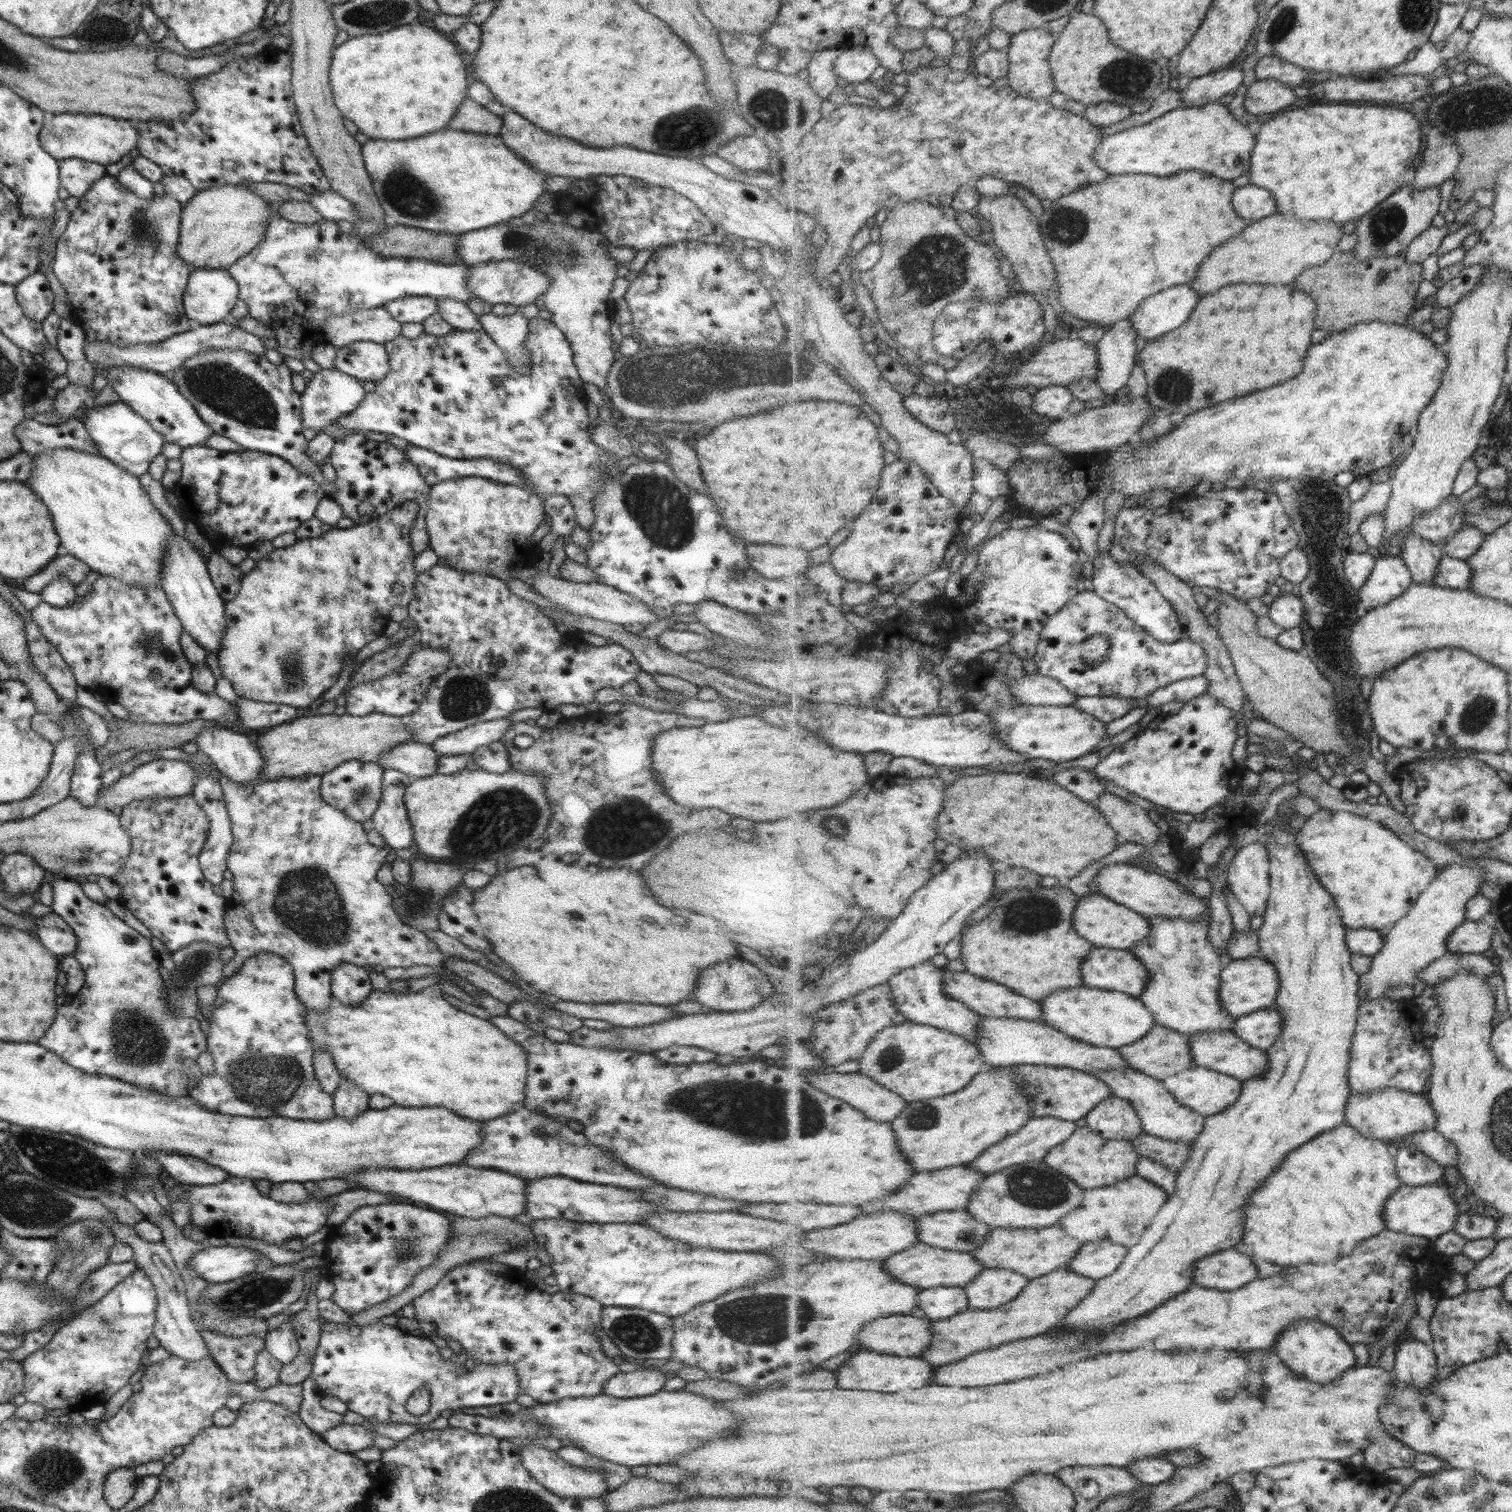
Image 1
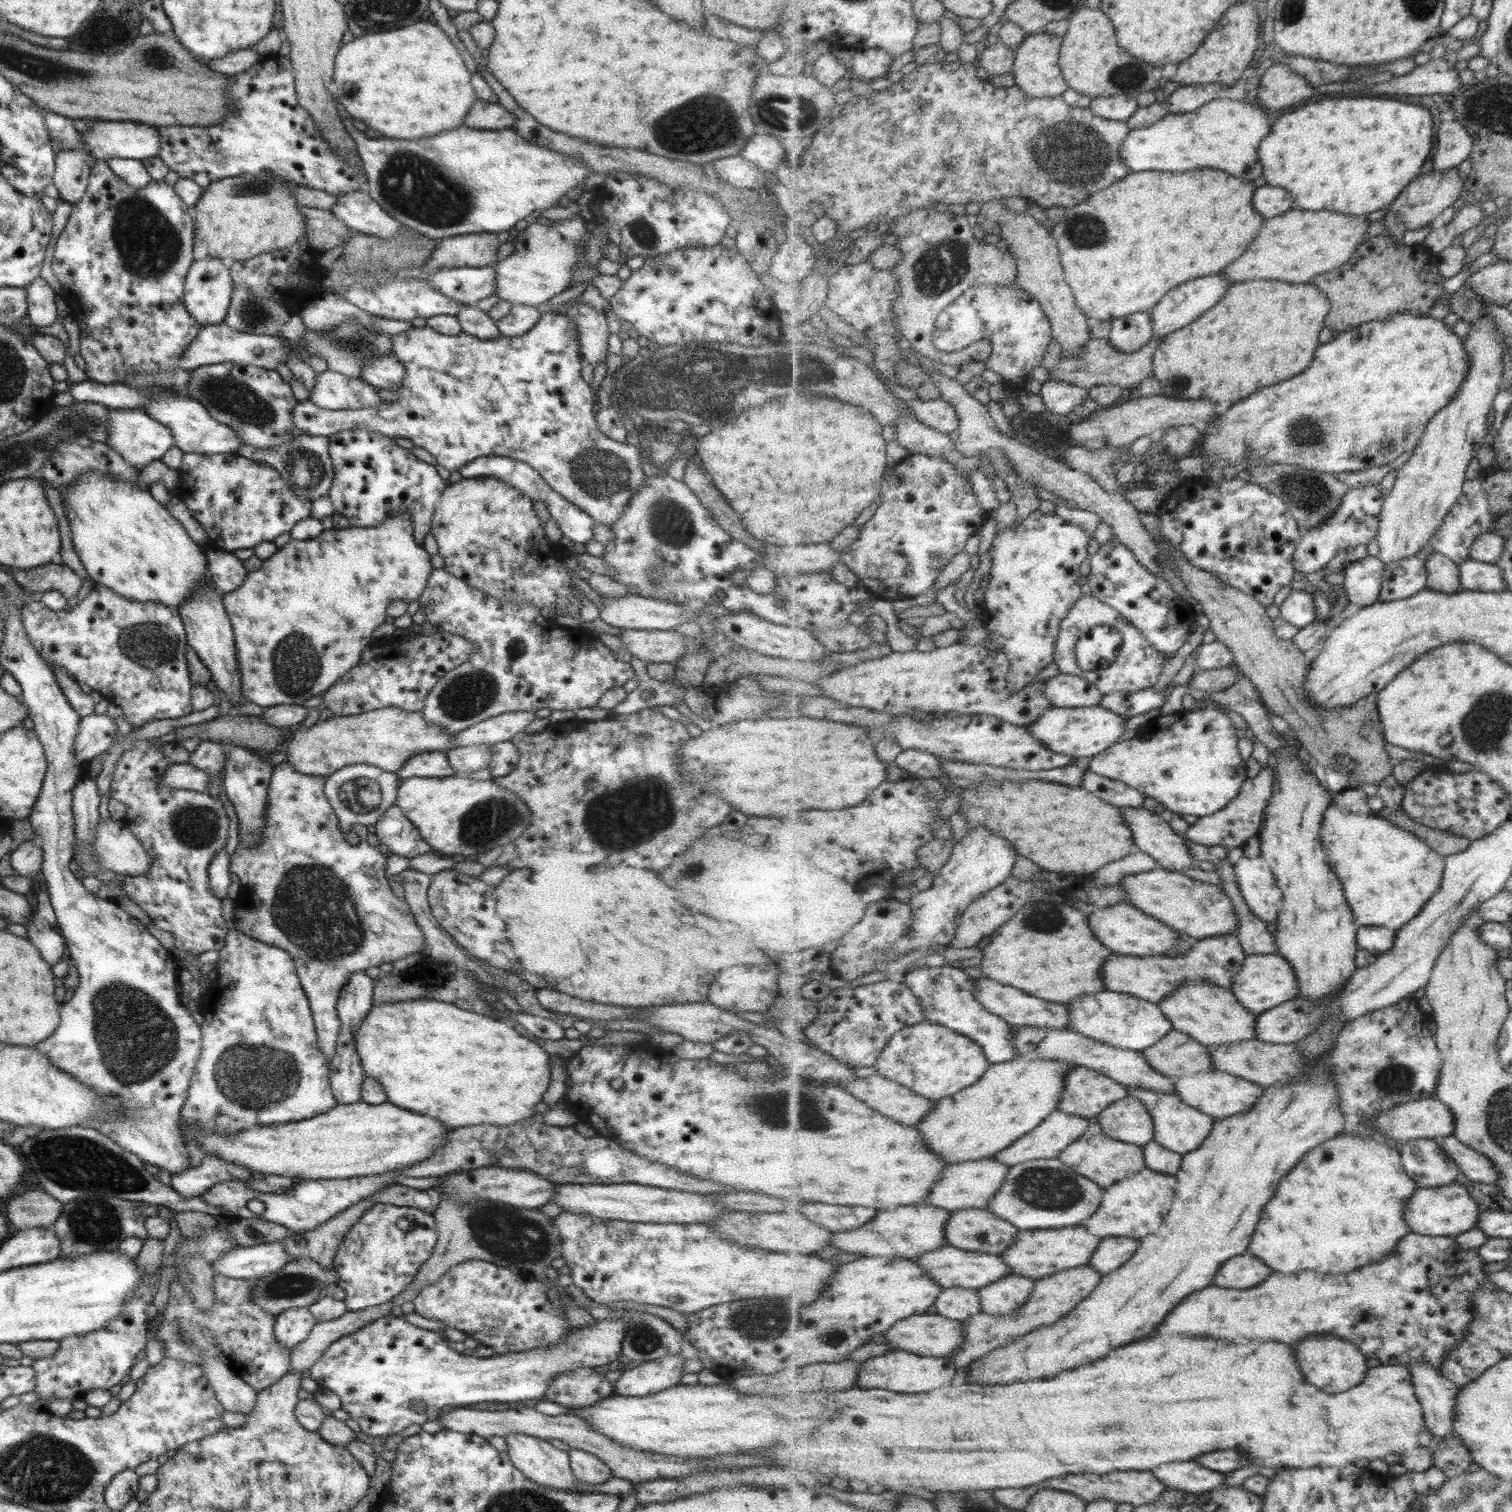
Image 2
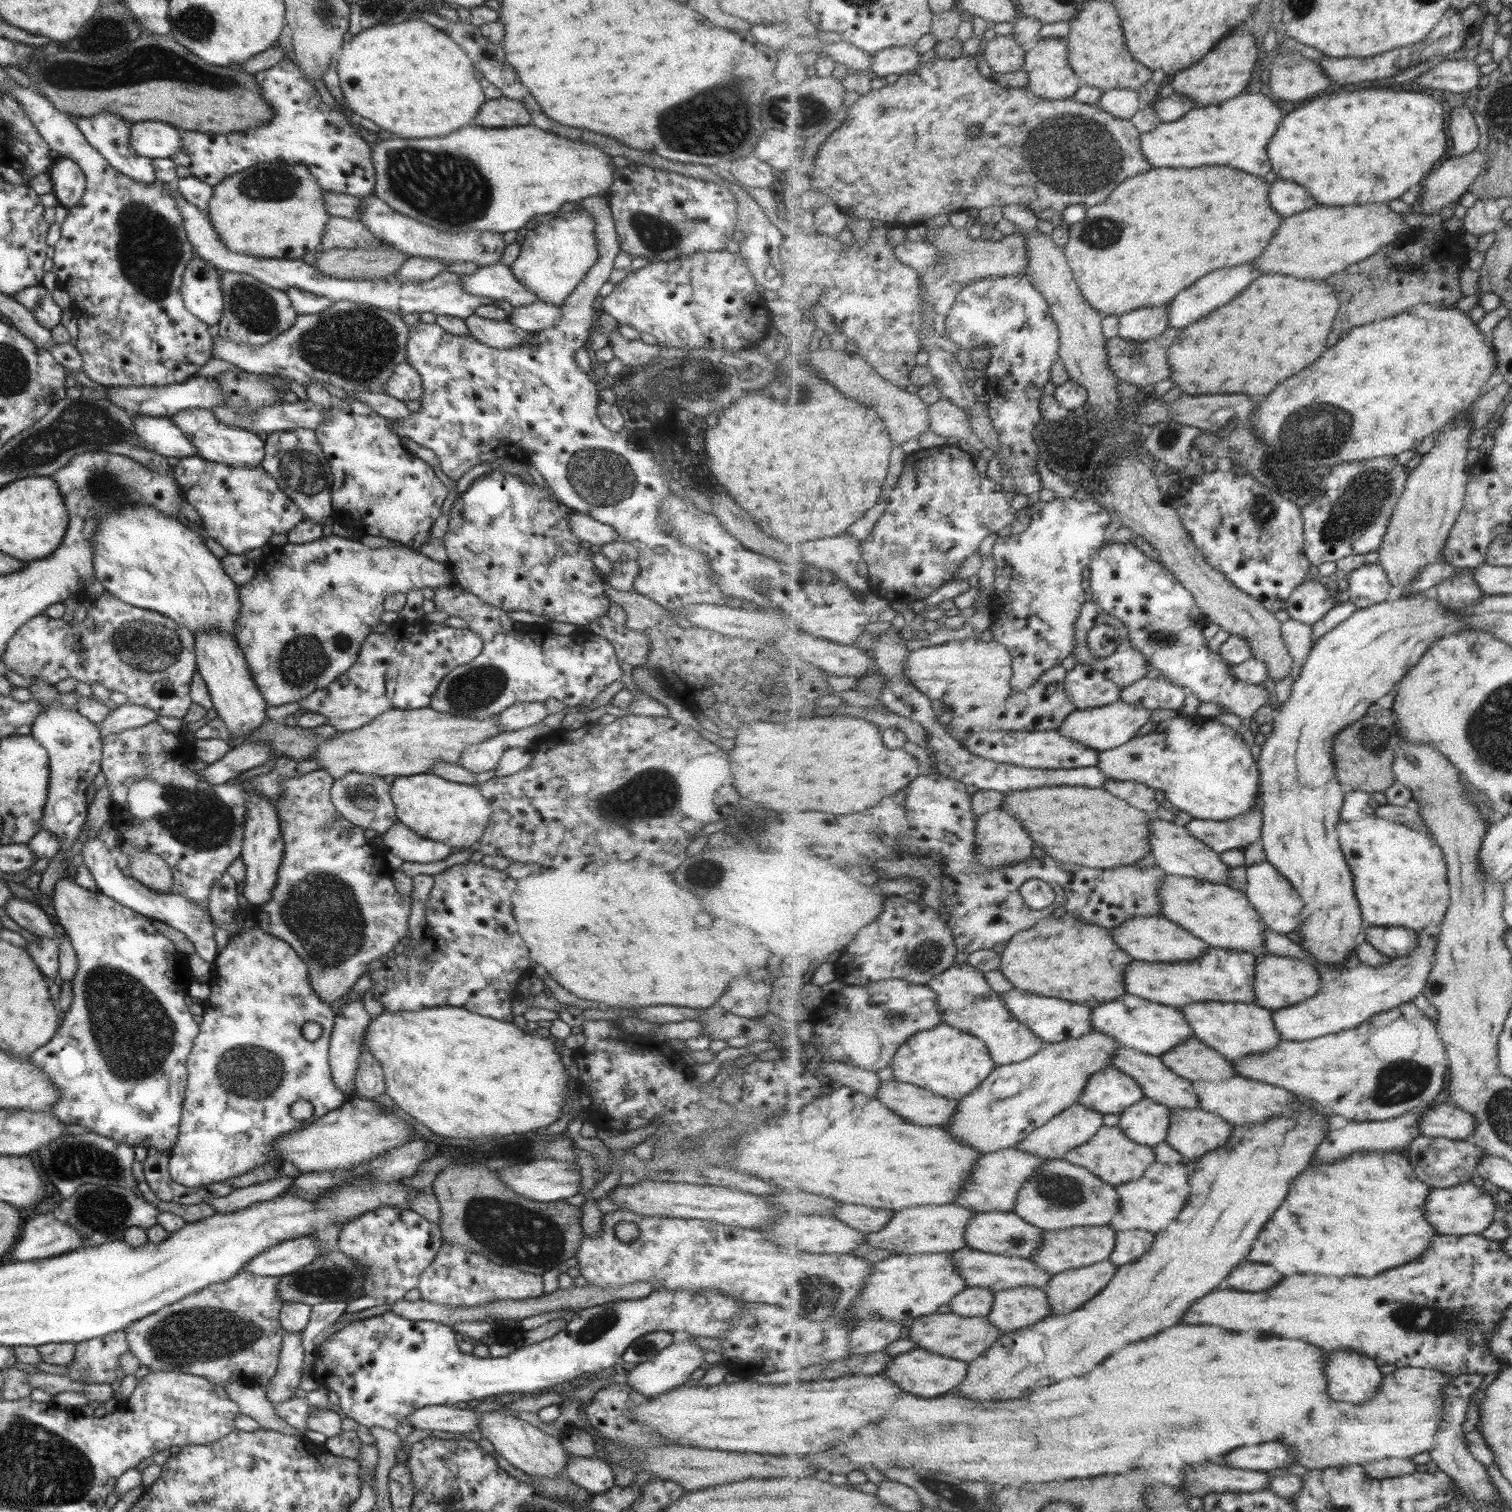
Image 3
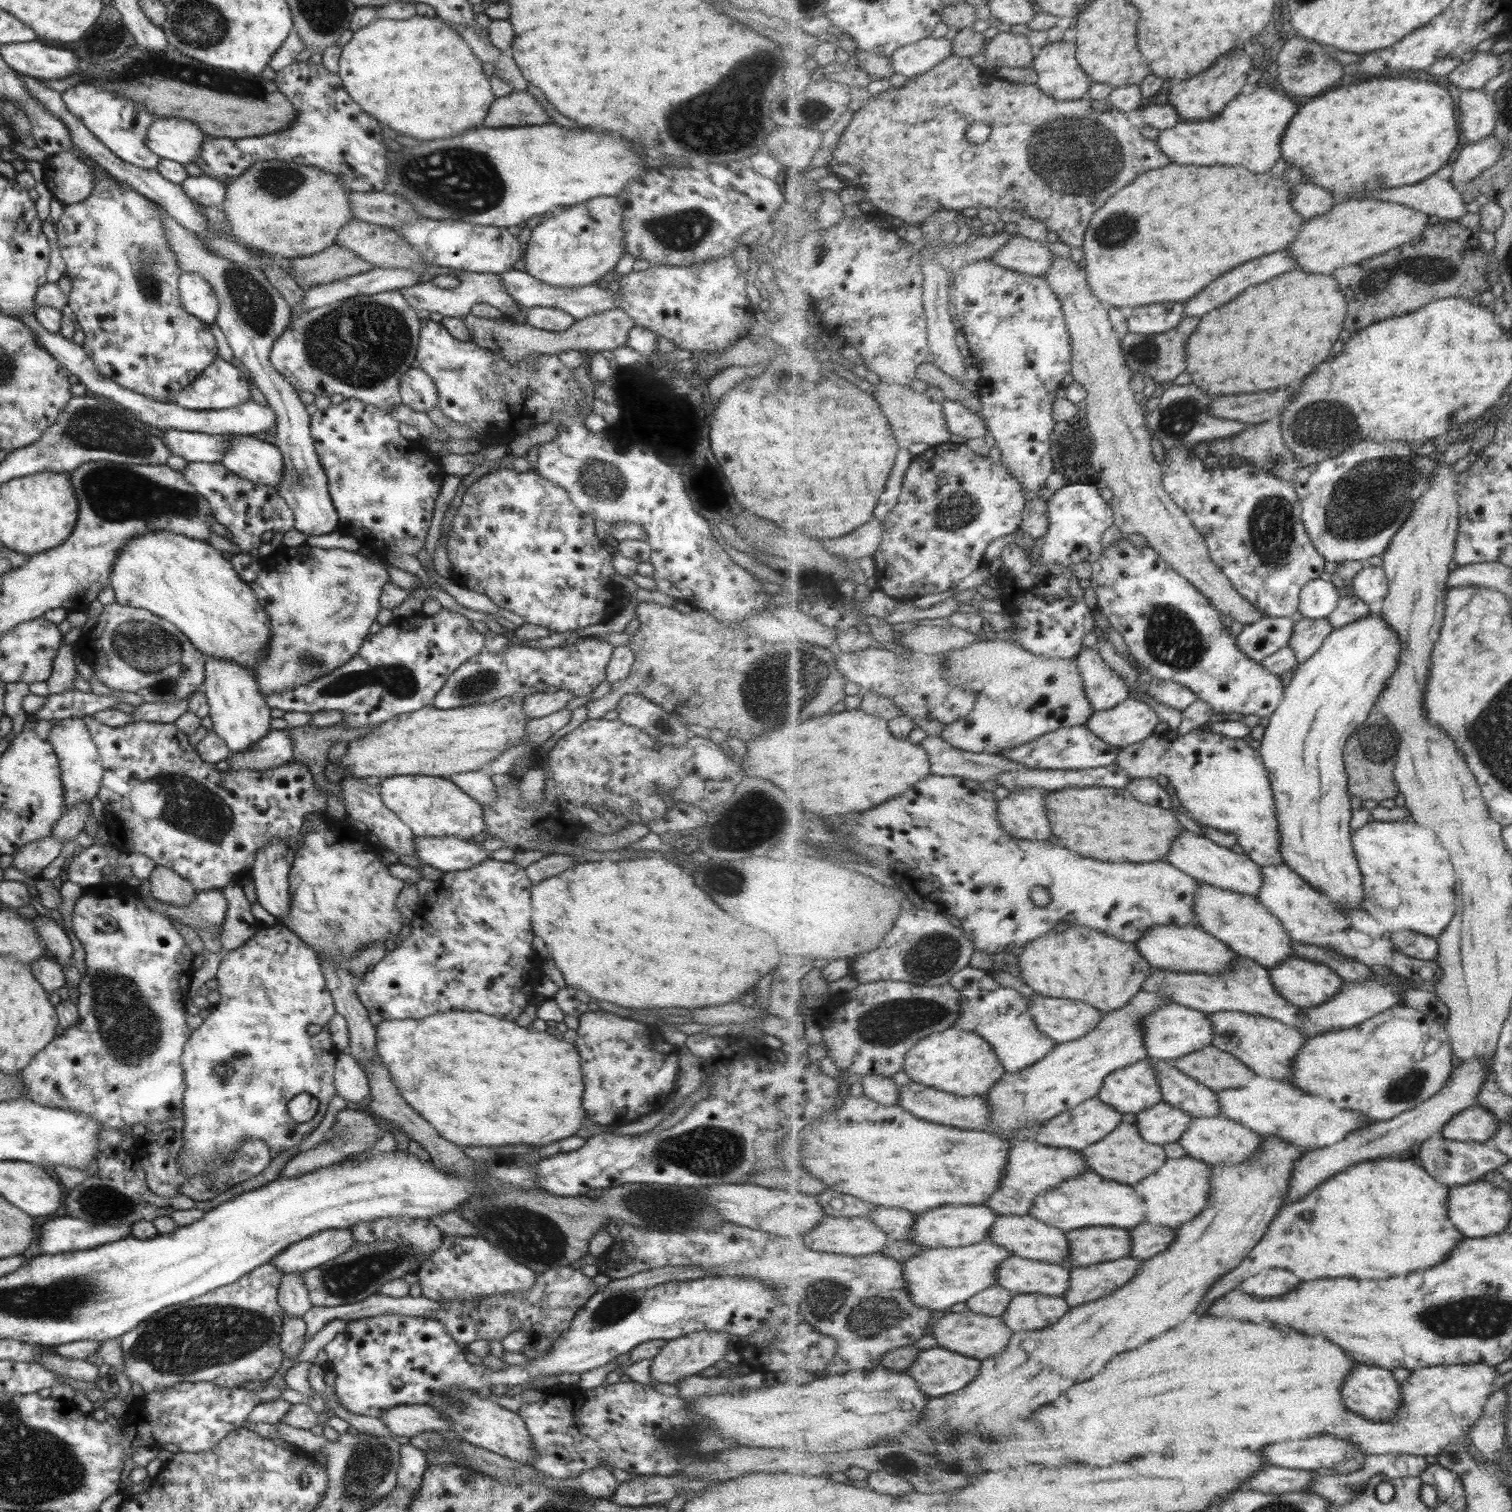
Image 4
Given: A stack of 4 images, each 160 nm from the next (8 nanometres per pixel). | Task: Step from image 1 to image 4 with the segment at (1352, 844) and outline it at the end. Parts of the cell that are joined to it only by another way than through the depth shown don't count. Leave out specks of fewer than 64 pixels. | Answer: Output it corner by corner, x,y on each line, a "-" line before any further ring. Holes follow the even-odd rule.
1369,821
1363,828
1352,831
1352,841
1364,876
1366,896
1371,898
1371,914
1379,914
1383,908
1383,926
1387,930
1415,930
1430,937
1438,937
1449,926
1455,914
1455,874
1449,860
1449,852
1441,846
1441,840
1431,828
1410,822

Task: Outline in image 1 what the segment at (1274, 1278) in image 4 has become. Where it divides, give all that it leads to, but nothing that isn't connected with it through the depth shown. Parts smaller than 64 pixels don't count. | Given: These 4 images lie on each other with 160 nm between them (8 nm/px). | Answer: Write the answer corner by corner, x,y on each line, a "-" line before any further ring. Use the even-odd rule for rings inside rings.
1237,1250
1217,1251
1194,1264
1194,1284
1209,1289
1232,1291
1259,1278
1255,1262

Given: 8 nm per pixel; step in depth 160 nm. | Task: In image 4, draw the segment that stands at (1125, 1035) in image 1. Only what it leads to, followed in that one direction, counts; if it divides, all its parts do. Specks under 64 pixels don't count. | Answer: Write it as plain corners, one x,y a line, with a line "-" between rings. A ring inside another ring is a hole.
1177,1003
1157,1008
1144,1018
1142,1024
1146,1030
1144,1037
1149,1056
1168,1062
1212,1045
1214,1034
1217,1033
1214,1032
1209,1013

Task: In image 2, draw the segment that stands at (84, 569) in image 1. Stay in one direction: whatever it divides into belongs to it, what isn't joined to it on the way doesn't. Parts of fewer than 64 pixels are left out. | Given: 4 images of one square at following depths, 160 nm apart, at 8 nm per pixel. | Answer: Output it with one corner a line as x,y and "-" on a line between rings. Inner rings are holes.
57,560
29,570
11,570
13,580
24,590
57,591
63,598
77,594
81,581
75,572

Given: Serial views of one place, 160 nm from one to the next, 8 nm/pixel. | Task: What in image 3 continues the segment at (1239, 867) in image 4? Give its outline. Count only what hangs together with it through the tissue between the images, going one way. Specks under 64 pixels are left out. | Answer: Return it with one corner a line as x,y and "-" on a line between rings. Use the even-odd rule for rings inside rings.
1154,816
1148,827
1150,828
1151,855
1156,859
1156,864
1166,871
1166,874
1190,876
1227,885
1227,876
1229,876
1231,868
1221,860
1221,853
1195,838
1195,835
1191,834
1186,827
1186,824
1176,820
1161,820

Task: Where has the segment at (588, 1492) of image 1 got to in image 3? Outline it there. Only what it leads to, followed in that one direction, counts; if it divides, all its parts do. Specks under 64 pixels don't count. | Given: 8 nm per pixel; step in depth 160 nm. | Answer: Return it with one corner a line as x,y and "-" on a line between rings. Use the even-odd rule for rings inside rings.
502,1411
483,1412
478,1418
478,1431
491,1442
495,1452
505,1458
513,1468
527,1475
536,1475
540,1479
563,1474
568,1458
559,1439
539,1431
526,1421
503,1414

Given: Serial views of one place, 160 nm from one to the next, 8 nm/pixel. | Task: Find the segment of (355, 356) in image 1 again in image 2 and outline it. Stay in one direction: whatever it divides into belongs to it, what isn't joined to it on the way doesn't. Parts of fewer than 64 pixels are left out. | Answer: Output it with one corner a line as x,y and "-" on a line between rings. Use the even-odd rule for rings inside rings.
391,354
365,363
360,370
360,378
372,387
393,391
400,387
403,373
403,365

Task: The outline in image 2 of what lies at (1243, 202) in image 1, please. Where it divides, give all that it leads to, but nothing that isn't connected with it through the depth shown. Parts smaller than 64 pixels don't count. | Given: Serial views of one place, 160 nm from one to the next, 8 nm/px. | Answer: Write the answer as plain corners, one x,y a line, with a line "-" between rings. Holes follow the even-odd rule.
1263,186
1263,188
1257,188
1252,206
1255,207
1261,217
1267,220
1295,209
1294,200
1293,195
1283,188

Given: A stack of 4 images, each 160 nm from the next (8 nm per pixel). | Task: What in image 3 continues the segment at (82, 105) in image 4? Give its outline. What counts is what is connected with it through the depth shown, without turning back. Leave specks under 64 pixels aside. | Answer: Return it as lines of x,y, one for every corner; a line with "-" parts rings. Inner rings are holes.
102,112
87,117
85,120
74,119
79,132
93,149
102,156
102,158
115,170
135,182
152,184
154,179
154,170
151,165
151,159
144,158
135,154
135,151
128,145
129,123
125,122
120,116
115,116
110,112

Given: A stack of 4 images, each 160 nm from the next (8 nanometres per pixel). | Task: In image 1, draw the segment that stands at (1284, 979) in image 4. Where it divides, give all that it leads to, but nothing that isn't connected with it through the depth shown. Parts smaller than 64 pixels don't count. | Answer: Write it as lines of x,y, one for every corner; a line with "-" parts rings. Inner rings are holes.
1262,956
1230,960
1222,970
1221,979
1220,1002
1229,1014
1237,1018
1273,1007
1280,991
1278,970

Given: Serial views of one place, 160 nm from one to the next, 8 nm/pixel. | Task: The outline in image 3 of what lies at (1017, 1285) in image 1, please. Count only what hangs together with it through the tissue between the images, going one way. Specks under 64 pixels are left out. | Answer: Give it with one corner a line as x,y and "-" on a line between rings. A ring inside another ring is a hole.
1018,1286
994,1295
994,1305
987,1318
1003,1333
1037,1324
1052,1314
1050,1299
1038,1286

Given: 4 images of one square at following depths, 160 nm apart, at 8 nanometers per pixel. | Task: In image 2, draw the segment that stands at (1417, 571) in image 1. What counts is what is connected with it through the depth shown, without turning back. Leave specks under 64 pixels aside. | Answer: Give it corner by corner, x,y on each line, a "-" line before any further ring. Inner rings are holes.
1433,551
1426,560
1427,588
1455,594
1463,591
1459,567
1447,555

